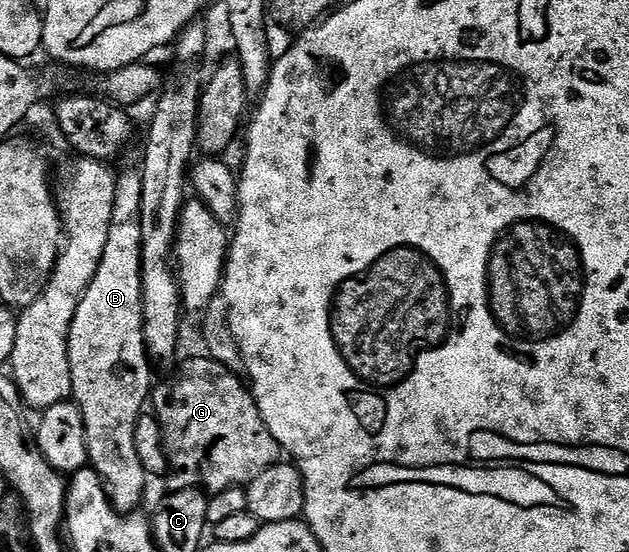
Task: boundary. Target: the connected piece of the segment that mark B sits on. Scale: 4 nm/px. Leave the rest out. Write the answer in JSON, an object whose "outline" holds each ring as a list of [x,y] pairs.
{"outline":[[[141,167],[126,168],[119,171],[114,178],[116,186],[116,198],[112,202],[112,222],[108,230],[108,243],[104,245],[104,258],[100,258],[100,266],[96,270],[96,278],[92,278],[92,286],[80,298],[80,306],[76,306],[76,318],[72,318],[72,351],[70,354],[70,369],[72,370],[72,399],[77,404],[80,414],[84,414],[84,434],[86,435],[86,445],[90,455],[89,467],[102,480],[102,485],[106,488],[106,496],[111,504],[119,512],[125,514],[133,512],[139,507],[142,500],[142,491],[146,488],[148,473],[140,462],[140,457],[136,452],[136,426],[140,417],[143,416],[144,409],[152,396],[152,383],[150,384],[150,364],[151,357],[146,351],[146,339],[144,338],[144,318],[142,317],[142,215],[140,214],[140,198],[144,198],[144,182],[142,181]]]}

